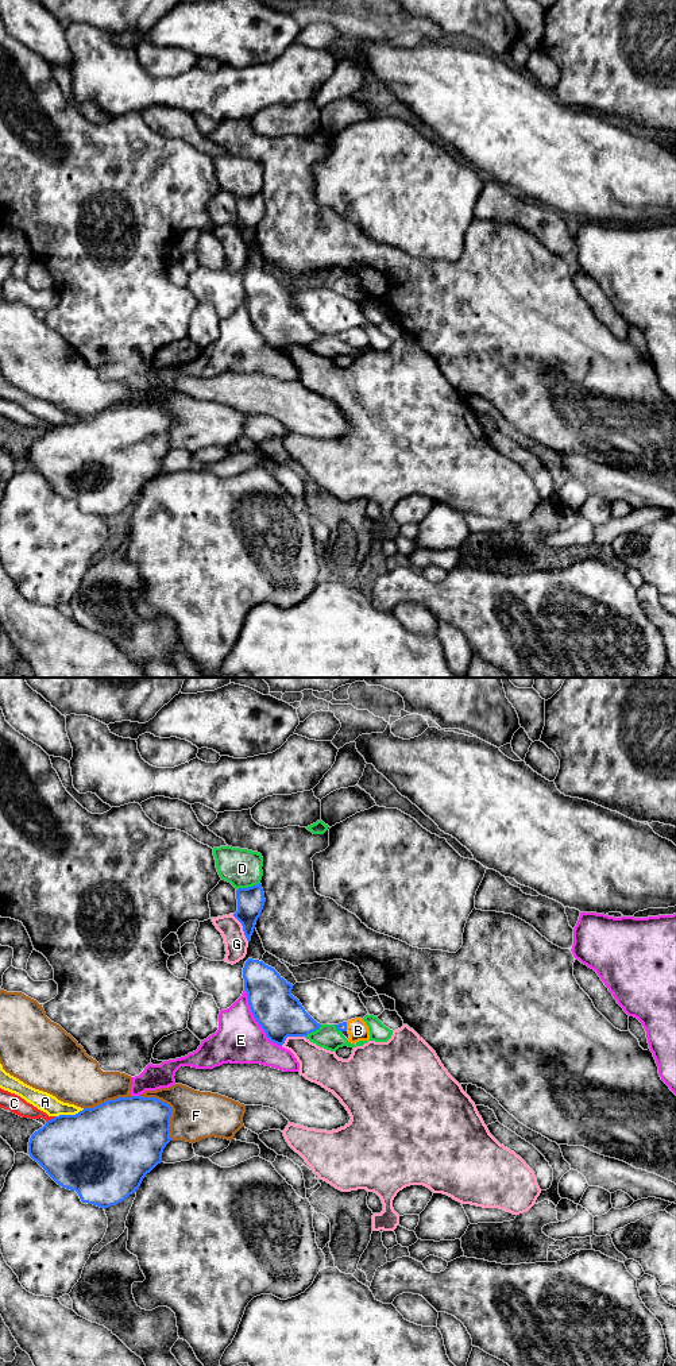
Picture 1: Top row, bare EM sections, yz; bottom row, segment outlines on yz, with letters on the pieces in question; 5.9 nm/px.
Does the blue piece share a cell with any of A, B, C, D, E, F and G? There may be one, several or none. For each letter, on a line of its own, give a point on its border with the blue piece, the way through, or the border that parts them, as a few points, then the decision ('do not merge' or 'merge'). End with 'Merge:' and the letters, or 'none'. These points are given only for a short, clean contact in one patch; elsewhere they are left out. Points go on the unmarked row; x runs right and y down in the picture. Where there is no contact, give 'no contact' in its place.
A: contact yz (69, 424); do not merge
B: contact yz (346, 335); way yz (342, 336), (346, 335), (354, 335), (358, 339); merge
C: contact yz (51, 428); do not merge
D: contact yz (248, 196); do not merge
E: contact yz (255, 328); do not merge
F: contact yz (170, 417); do not merge
G: contact yz (243, 236); do not merge
Merge: B

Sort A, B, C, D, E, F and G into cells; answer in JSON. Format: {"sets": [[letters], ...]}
{"sets": [["A"], ["B"], ["C"], ["D"], ["E"], ["F"], ["G"]]}

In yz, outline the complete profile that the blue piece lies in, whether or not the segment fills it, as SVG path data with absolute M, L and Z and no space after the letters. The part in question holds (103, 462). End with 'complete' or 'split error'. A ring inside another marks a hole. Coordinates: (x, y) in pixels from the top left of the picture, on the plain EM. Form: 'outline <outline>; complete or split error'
outline M119 406L76 424L59 424L35 440L28 463L62 497L76 499L82 512L108 517L135 502L158 472L170 447L171 416L155 406Z; complete

